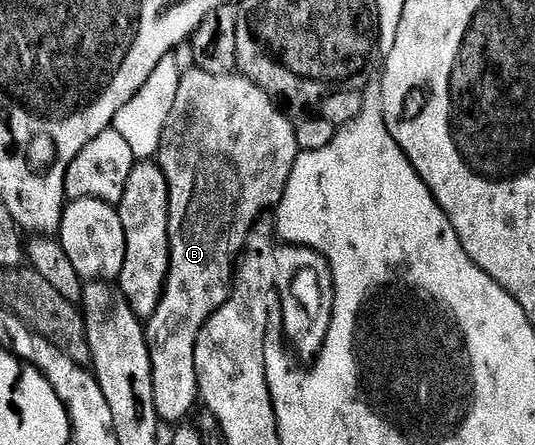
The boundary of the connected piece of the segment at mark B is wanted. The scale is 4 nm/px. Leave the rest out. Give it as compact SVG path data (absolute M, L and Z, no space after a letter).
M189 69L184 72L179 81L179 93L175 93L175 105L171 105L171 113L167 117L167 125L161 134L159 149L155 156L155 162L161 168L163 177L169 190L169 269L165 278L165 288L161 293L161 300L153 315L150 315L145 323L145 340L151 359L151 377L153 378L153 401L157 410L158 420L165 419L172 425L182 422L181 419L193 406L198 406L199 392L197 390L197 374L195 373L195 345L199 333L205 327L205 322L220 309L229 299L231 284L233 282L233 269L237 262L237 256L245 245L245 239L253 230L257 219L265 210L276 208L281 202L287 181L291 177L291 169L295 165L299 150L296 143L296 126L294 121L288 119L277 107L271 96L263 89L255 86L250 79L240 73L231 75L216 75L206 71Z

